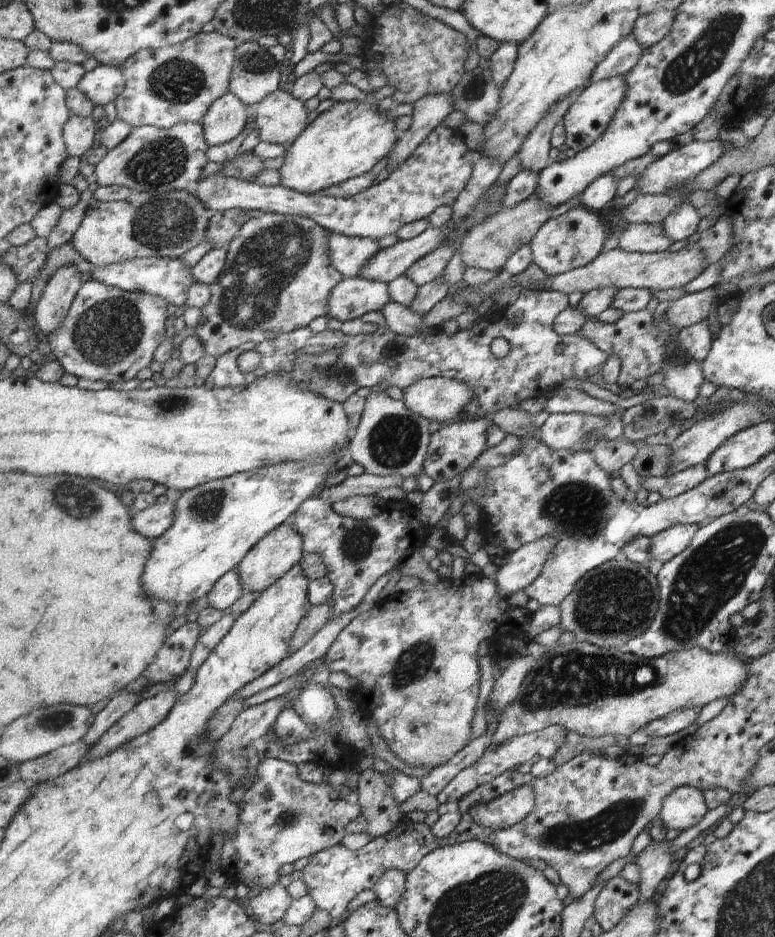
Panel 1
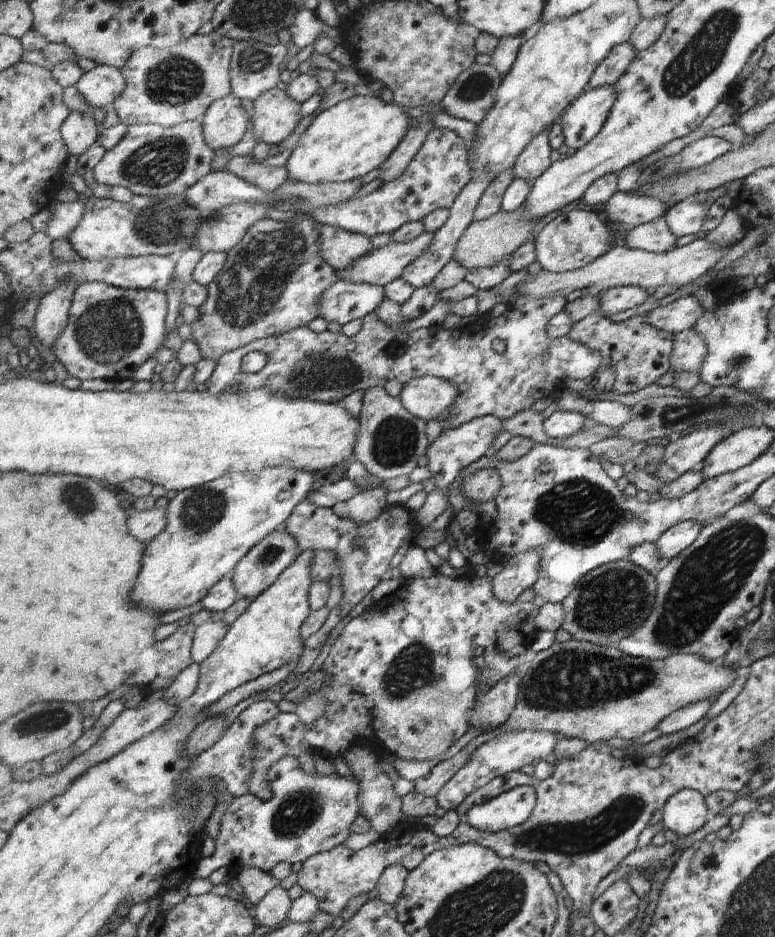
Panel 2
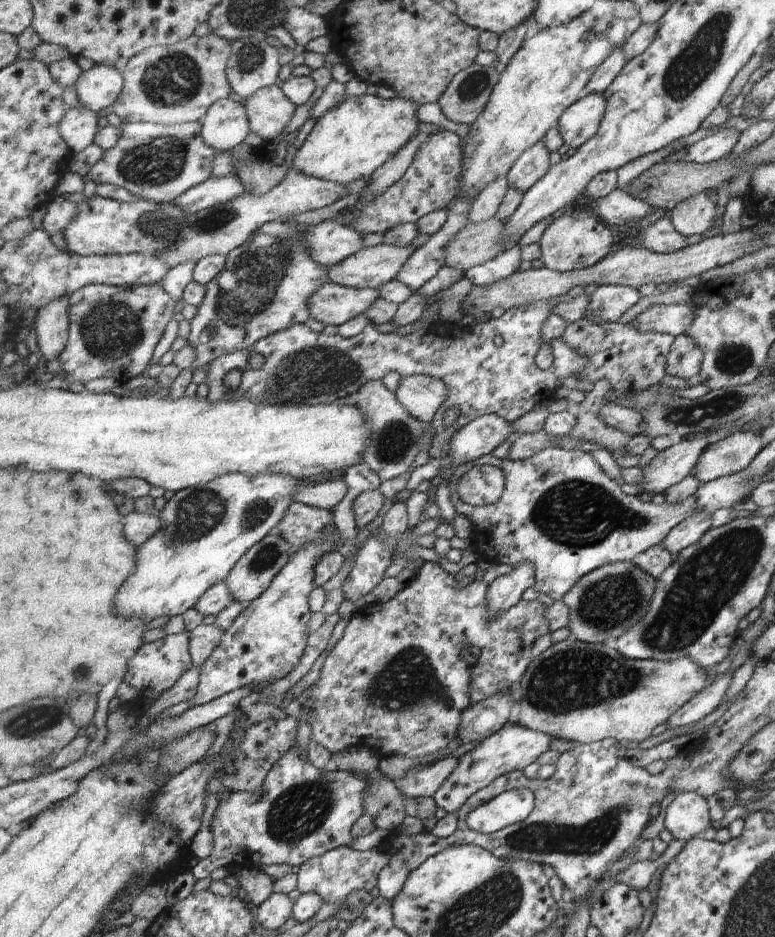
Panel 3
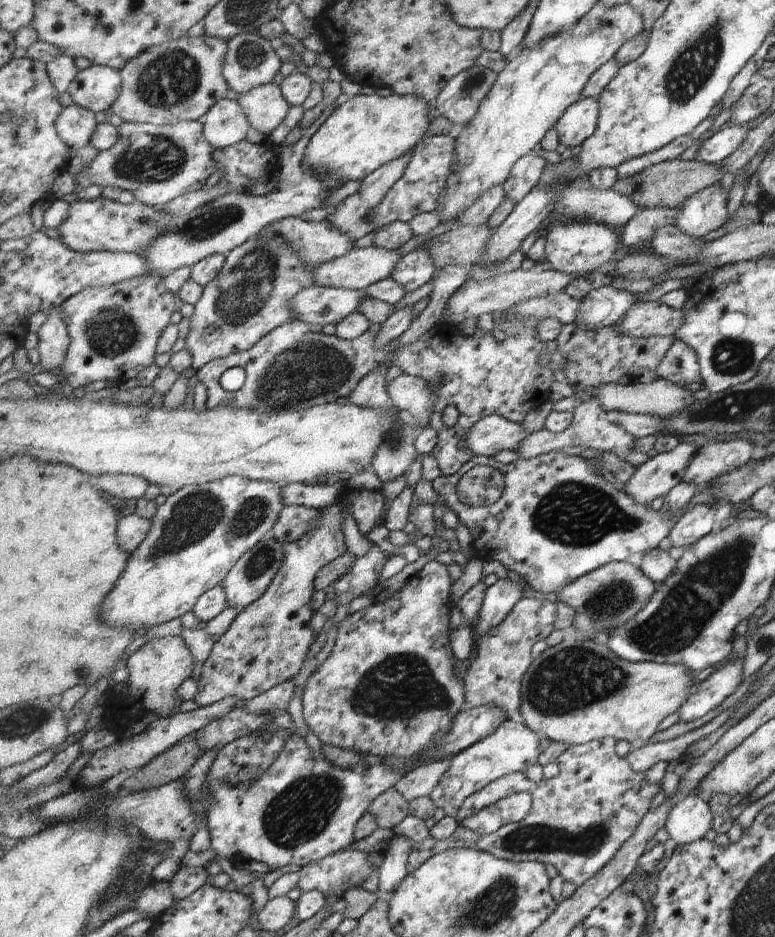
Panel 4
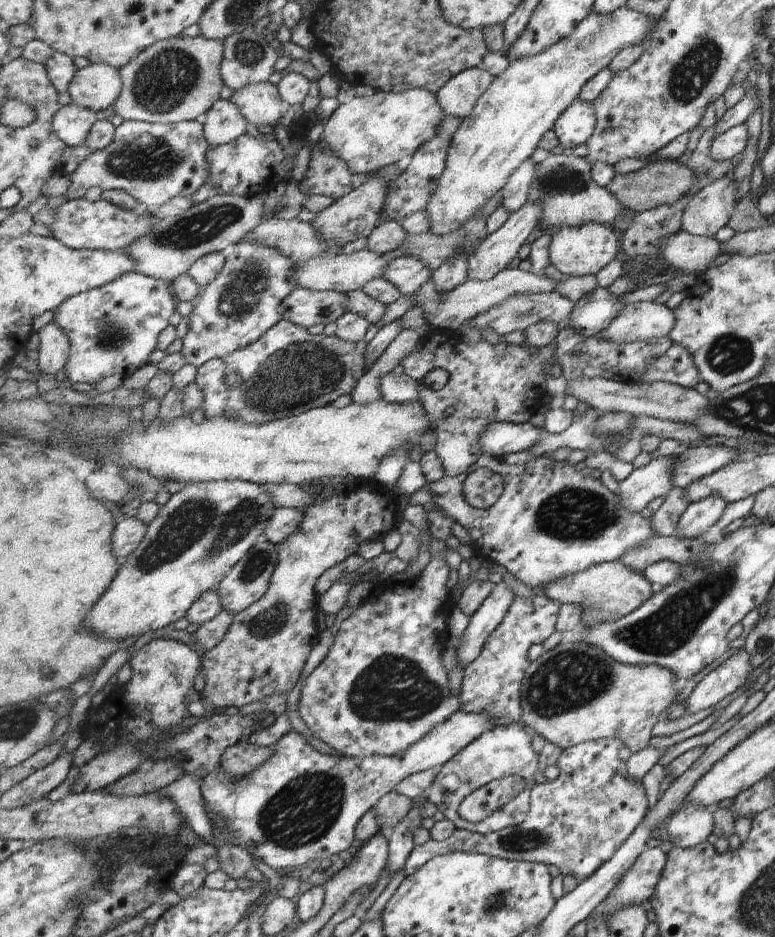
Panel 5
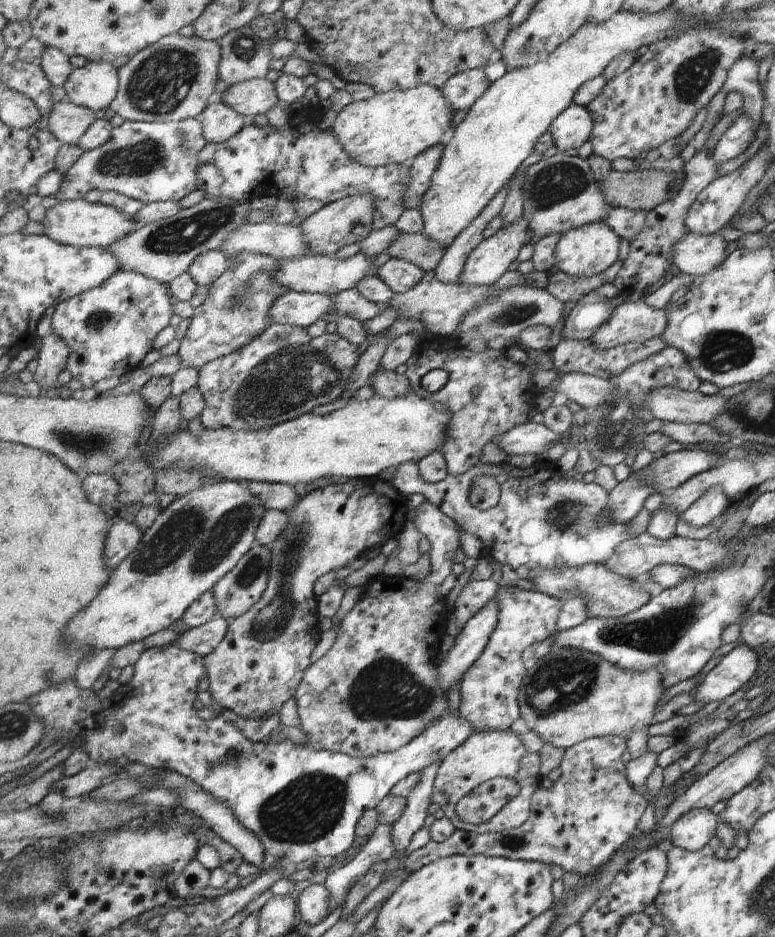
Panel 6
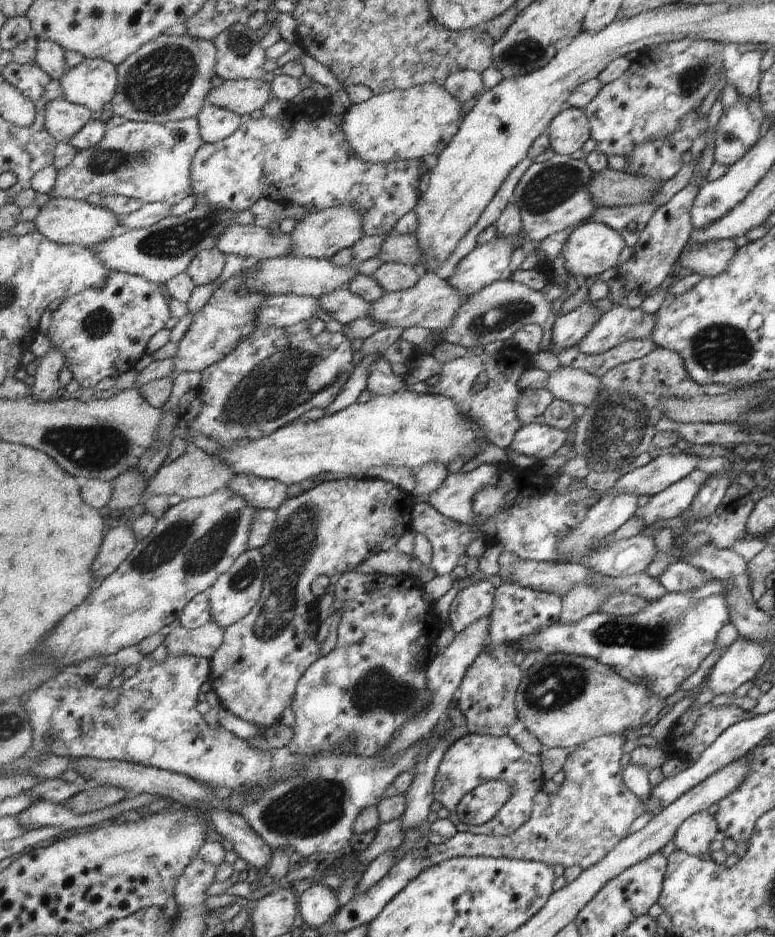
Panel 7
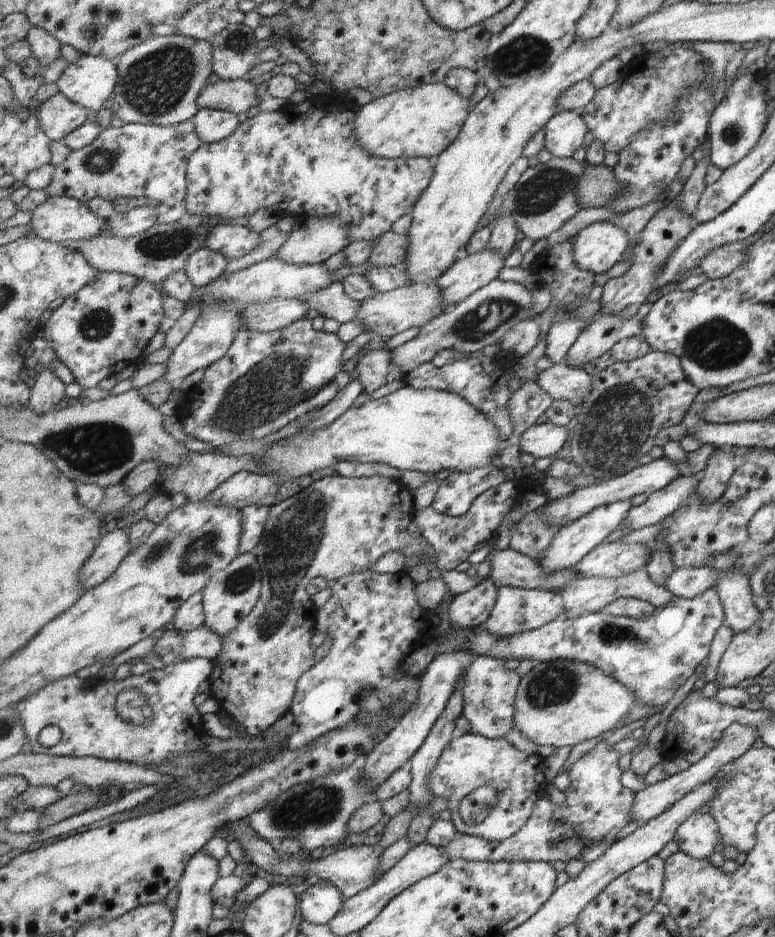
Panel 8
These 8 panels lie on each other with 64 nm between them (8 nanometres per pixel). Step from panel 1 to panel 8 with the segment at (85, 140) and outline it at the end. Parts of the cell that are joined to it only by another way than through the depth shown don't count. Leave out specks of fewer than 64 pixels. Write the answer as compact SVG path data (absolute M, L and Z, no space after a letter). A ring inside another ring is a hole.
M59 92L39 110L39 119L43 130L51 141L63 141L71 132L87 123L89 110L72 102L65 94Z

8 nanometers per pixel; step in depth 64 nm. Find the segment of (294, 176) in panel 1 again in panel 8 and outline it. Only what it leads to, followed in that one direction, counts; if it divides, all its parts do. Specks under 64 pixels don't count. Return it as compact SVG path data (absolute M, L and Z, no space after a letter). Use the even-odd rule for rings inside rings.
M444 83L399 88L357 109L355 136L373 158L439 157L462 133L471 112L469 98Z

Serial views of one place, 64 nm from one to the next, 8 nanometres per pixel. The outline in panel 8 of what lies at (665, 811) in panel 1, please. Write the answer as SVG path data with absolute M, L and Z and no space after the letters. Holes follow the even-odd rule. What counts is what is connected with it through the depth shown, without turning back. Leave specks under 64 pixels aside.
M695 812L691 817L678 829L675 836L679 850L689 854L691 858L707 859L707 856L713 852L719 834L718 826L715 826L713 818L707 814Z

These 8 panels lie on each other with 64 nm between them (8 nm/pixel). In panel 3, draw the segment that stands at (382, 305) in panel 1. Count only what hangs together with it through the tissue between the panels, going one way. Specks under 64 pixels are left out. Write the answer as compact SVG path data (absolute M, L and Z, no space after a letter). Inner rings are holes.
M331 282L311 298L311 319L339 327L359 314L366 314L379 298L381 294L374 287L350 288Z

